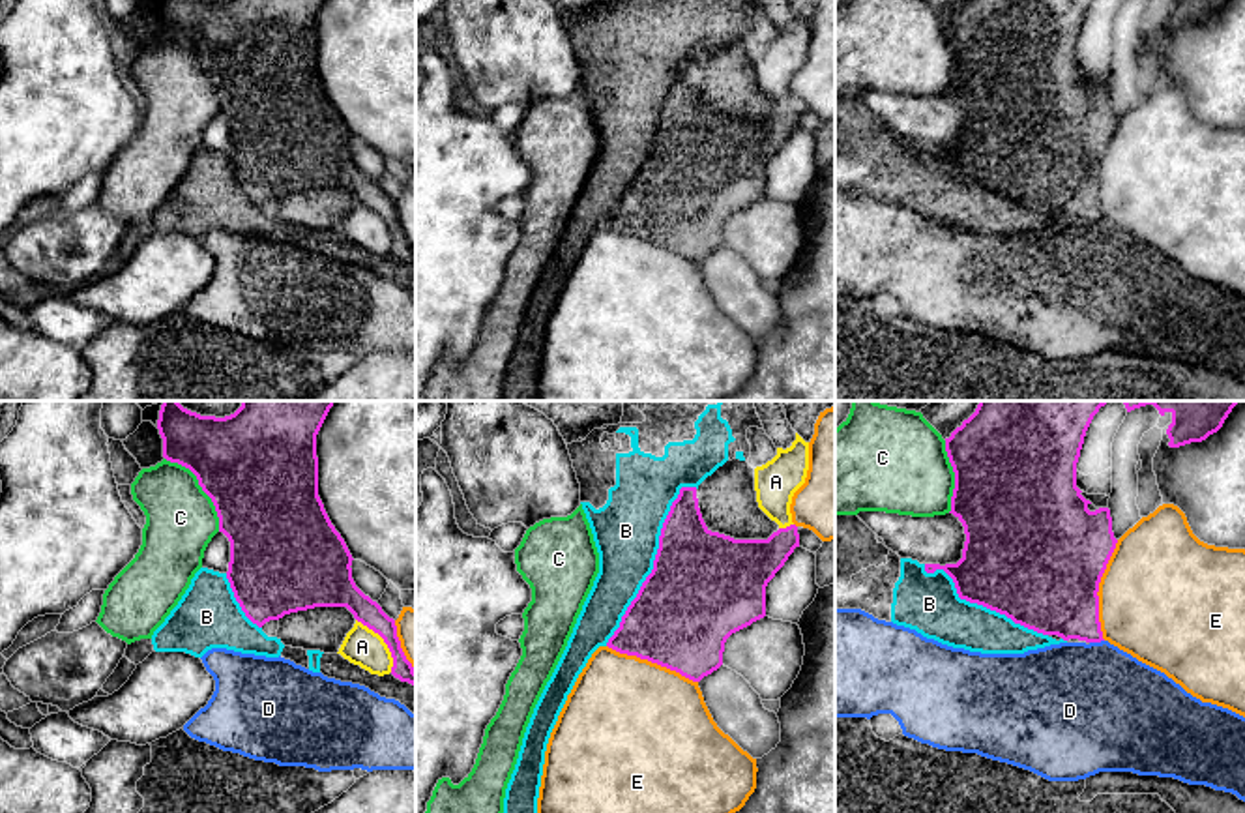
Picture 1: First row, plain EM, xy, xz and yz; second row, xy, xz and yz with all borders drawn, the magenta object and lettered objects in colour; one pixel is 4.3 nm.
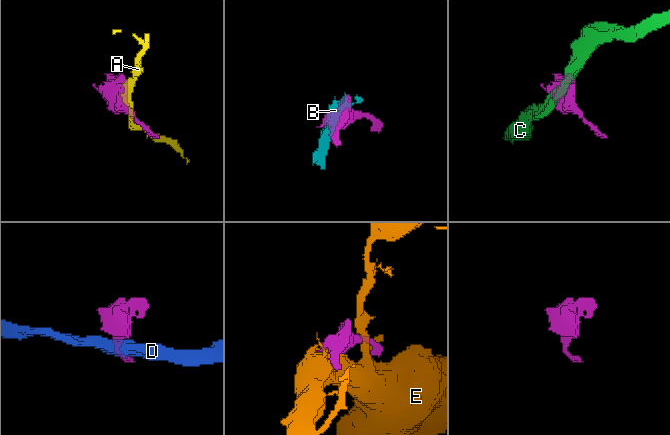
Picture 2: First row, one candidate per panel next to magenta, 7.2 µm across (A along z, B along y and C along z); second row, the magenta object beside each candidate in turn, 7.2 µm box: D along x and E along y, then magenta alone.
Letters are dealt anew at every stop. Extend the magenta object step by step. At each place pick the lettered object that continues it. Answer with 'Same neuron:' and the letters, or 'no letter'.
Same neuron: no letter

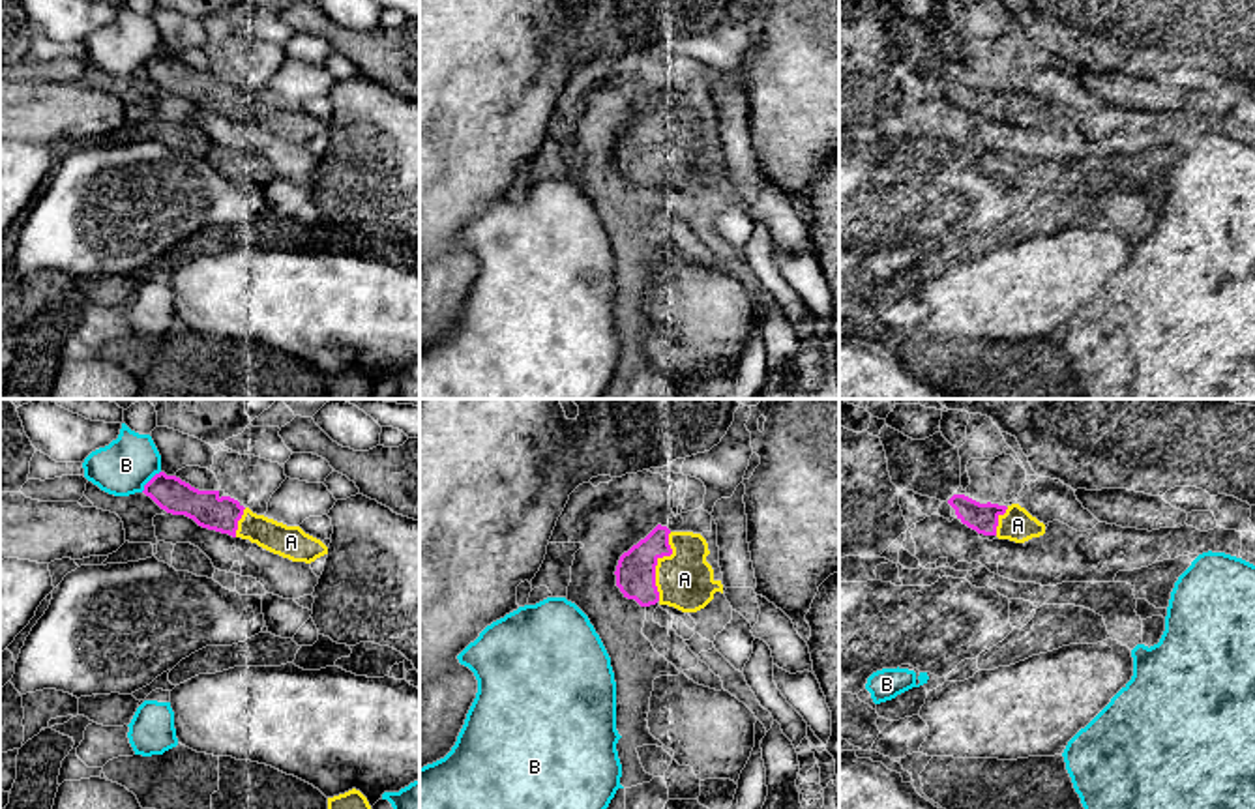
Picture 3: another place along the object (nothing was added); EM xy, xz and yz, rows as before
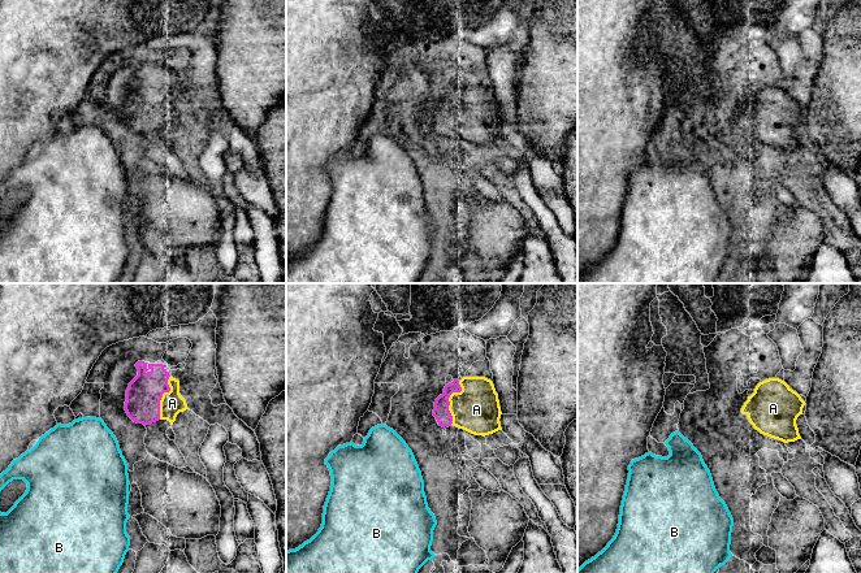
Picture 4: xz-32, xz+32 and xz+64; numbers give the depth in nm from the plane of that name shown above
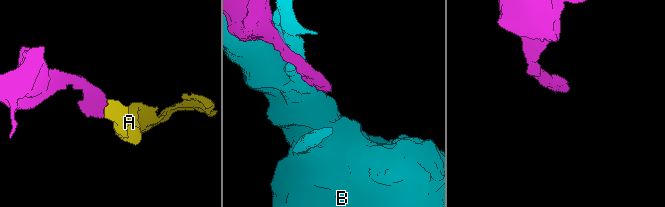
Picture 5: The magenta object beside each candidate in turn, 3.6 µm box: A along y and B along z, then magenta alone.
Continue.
Same neuron: A

